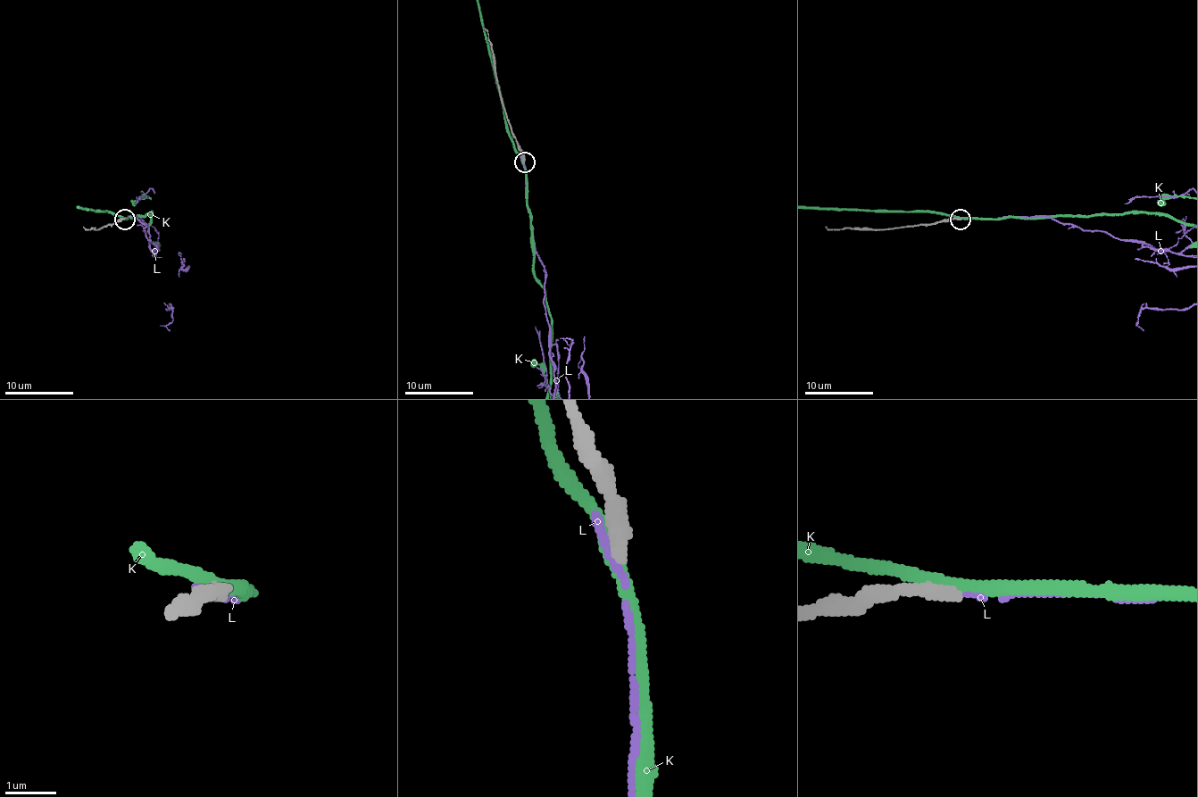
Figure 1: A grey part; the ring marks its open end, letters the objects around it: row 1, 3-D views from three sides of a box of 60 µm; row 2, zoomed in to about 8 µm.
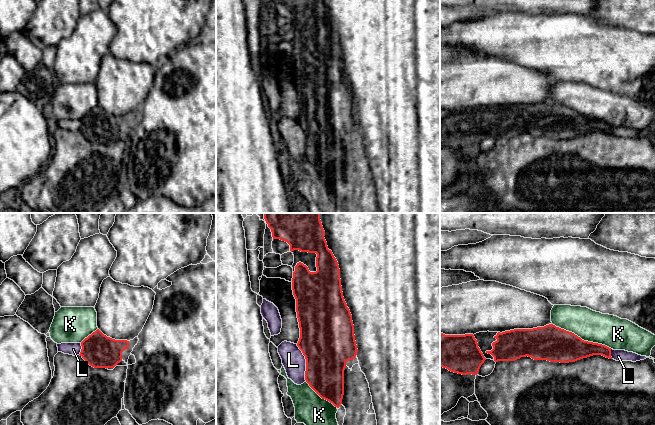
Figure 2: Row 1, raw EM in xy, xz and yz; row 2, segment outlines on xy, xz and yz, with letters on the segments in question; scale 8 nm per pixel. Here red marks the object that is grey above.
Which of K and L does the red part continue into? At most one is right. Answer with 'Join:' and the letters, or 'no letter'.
Join: no letter

